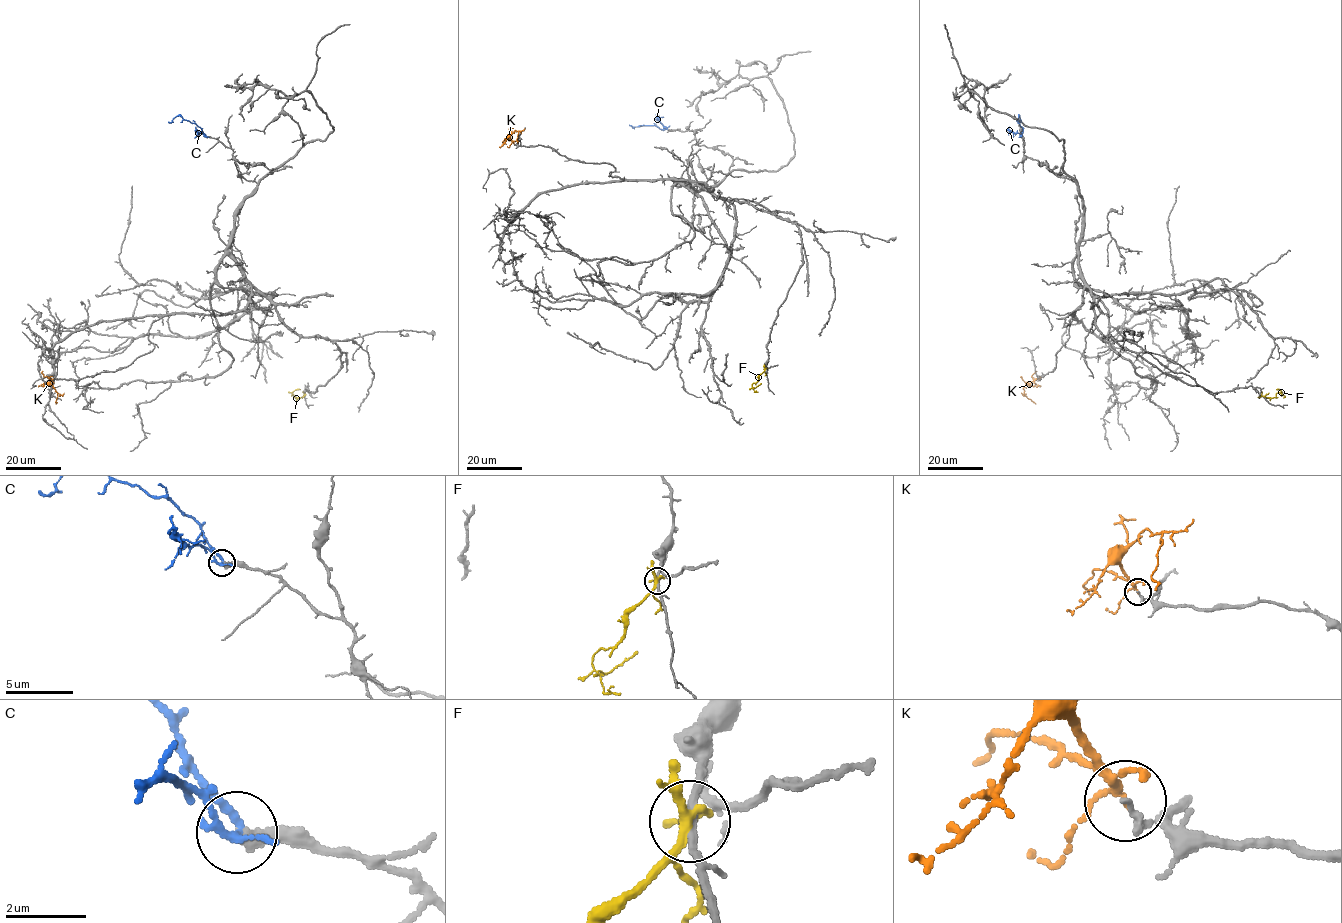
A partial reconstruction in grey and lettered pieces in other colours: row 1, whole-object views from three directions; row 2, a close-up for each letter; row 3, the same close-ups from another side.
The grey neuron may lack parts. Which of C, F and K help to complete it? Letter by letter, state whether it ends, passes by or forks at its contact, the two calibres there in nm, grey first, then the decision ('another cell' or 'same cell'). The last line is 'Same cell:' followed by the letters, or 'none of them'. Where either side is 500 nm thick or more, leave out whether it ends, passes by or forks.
C: it forks; calibres 340 and 160 nm; same cell
F: it forks; calibres 190 and 200 nm; another cell
K: it forks; calibres 200 and 150 nm; another cell
Same cell: C

